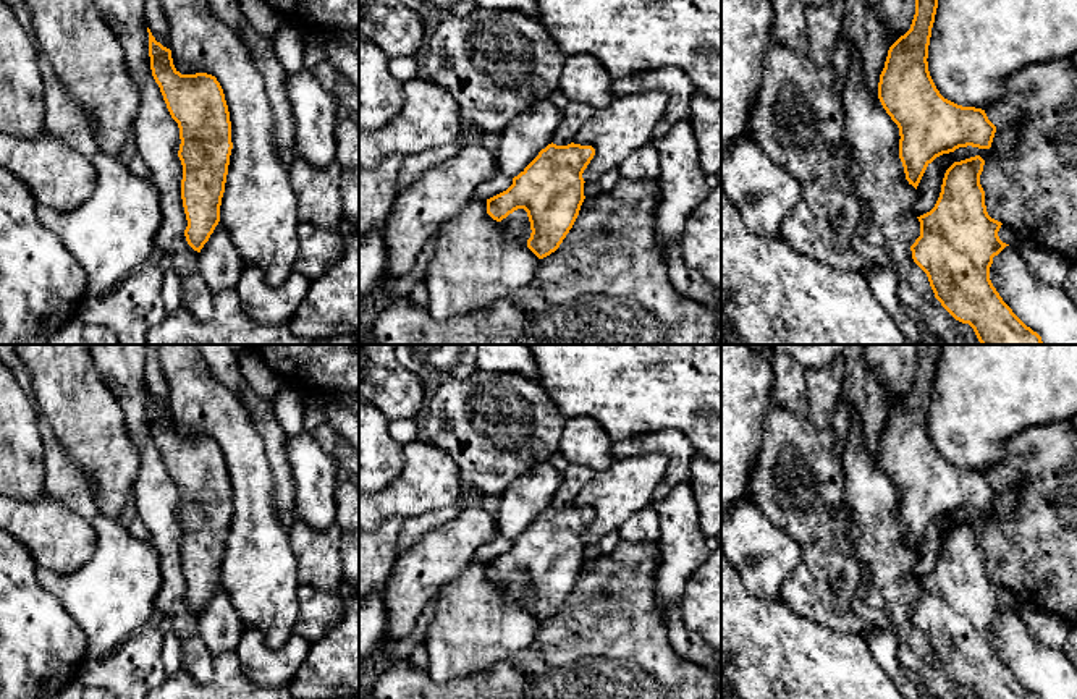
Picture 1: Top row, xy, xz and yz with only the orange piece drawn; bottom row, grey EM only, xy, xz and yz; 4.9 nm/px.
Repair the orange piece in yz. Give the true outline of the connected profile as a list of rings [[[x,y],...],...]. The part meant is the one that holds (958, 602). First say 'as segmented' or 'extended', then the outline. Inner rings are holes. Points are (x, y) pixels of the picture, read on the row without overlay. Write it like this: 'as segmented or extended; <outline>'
as segmented; [[[980,518],[954,524],[944,536],[941,555],[935,570],[917,579],[920,599],[910,608],[914,625],[927,636],[935,660],[959,684],[969,686],[977,699],[1040,699],[1027,689],[1003,663],[990,642],[993,620],[1006,608],[998,599],[1001,584],[991,581],[985,568],[985,553],[980,547],[985,523]]]

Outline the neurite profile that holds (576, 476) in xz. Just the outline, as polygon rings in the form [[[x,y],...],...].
[[[569,464],[563,472],[563,482],[553,497],[553,506],[568,508],[579,490],[597,476],[597,471],[584,464]]]

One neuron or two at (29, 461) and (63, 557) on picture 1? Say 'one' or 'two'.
one

